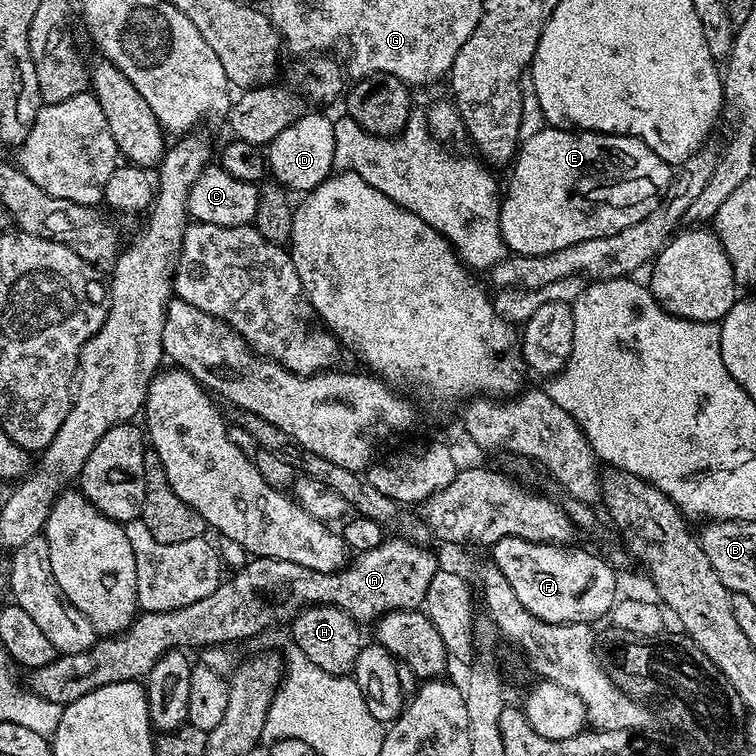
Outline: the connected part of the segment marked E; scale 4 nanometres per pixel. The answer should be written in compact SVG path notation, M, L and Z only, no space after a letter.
M545 126L538 134L523 141L519 145L511 168L512 177L509 178L508 188L506 184L506 191L500 201L500 233L506 242L509 253L521 256L541 256L550 254L554 250L566 250L566 246L574 246L578 242L590 238L618 234L618 230L626 230L626 226L634 226L634 222L642 222L646 218L646 214L650 214L650 210L654 210L654 206L658 206L662 194L666 194L674 171L673 165L658 158L658 154L654 154L654 150L650 150L650 146L646 146L646 142L642 142L638 136L615 136L609 132L585 132L559 126Z

